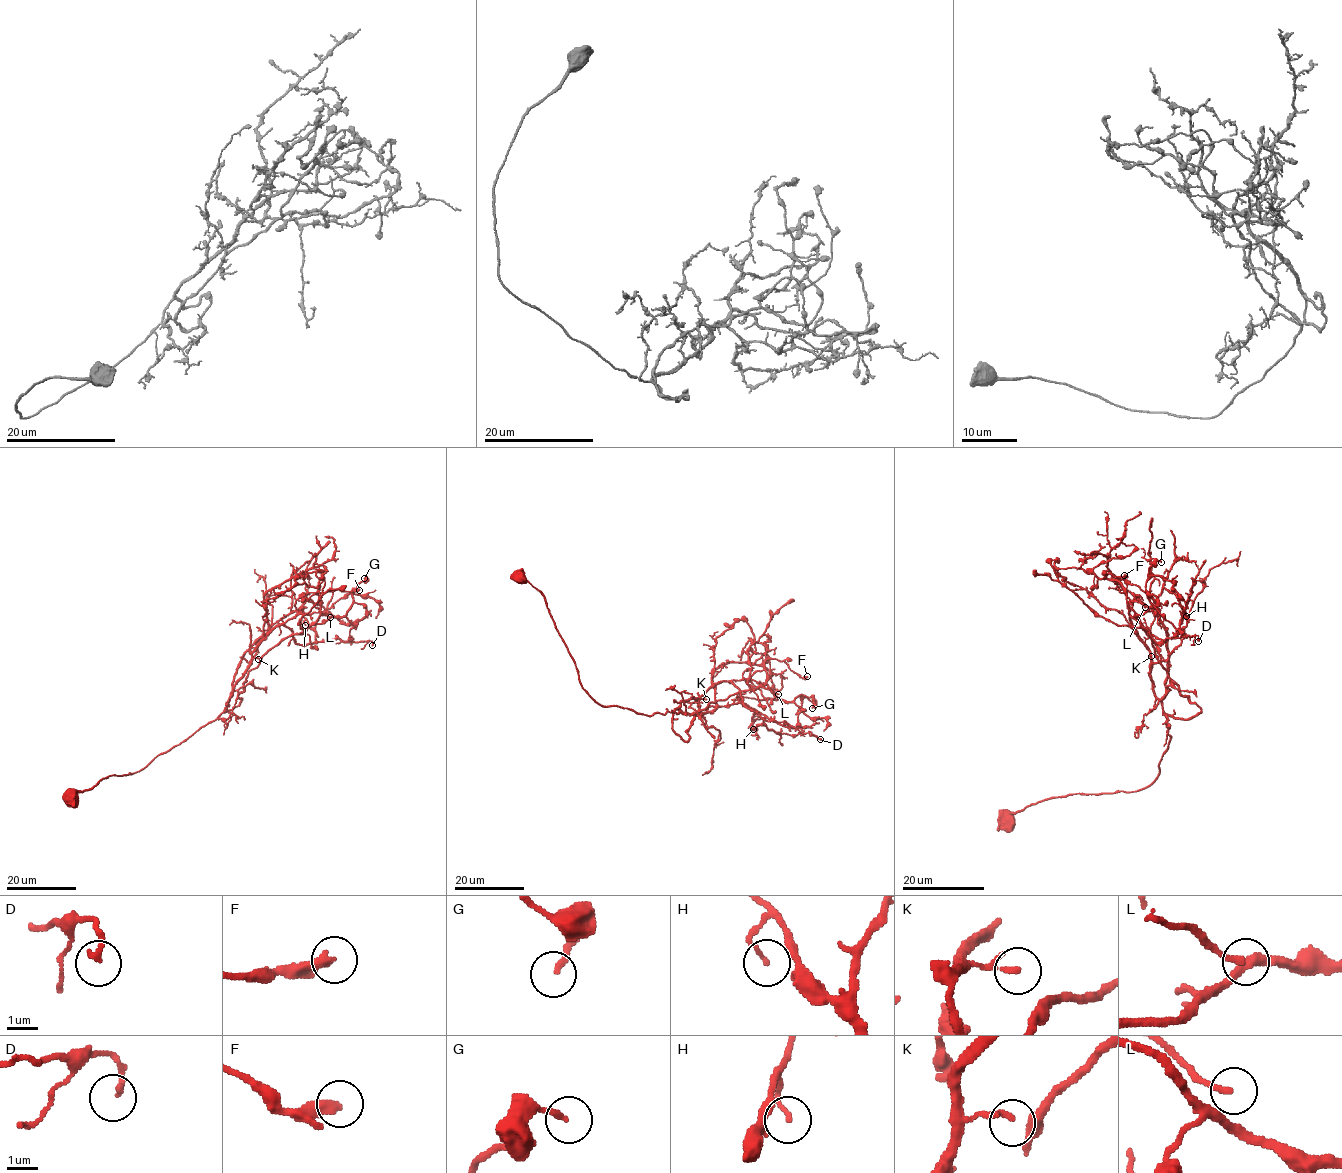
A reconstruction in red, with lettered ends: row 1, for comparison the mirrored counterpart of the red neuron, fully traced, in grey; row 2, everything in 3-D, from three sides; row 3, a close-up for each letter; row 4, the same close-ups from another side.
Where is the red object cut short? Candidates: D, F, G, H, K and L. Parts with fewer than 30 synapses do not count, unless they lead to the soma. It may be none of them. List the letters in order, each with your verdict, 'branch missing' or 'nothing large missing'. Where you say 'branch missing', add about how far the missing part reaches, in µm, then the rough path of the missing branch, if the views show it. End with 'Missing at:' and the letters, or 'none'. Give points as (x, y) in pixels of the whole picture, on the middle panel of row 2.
D: nothing large missing
F: nothing large missing
G: nothing large missing
H: nothing large missing
K: nothing large missing
L: nothing large missing
Missing at: none

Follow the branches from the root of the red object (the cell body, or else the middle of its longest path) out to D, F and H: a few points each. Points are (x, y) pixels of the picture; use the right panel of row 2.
D: (1008, 821), (1047, 798), (1146, 788), (1171, 737), (1150, 650), (1130, 616), (1161, 640), (1180, 633), (1198, 641)
F: (1008, 821), (1047, 798), (1138, 791), (1159, 773), (1171, 737), (1150, 650), (1126, 589), (1104, 578), (1124, 575)
H: (1008, 821), (1047, 798), (1138, 791), (1157, 777), (1169, 727), (1150, 650), (1130, 616), (1161, 640), (1186, 616)

